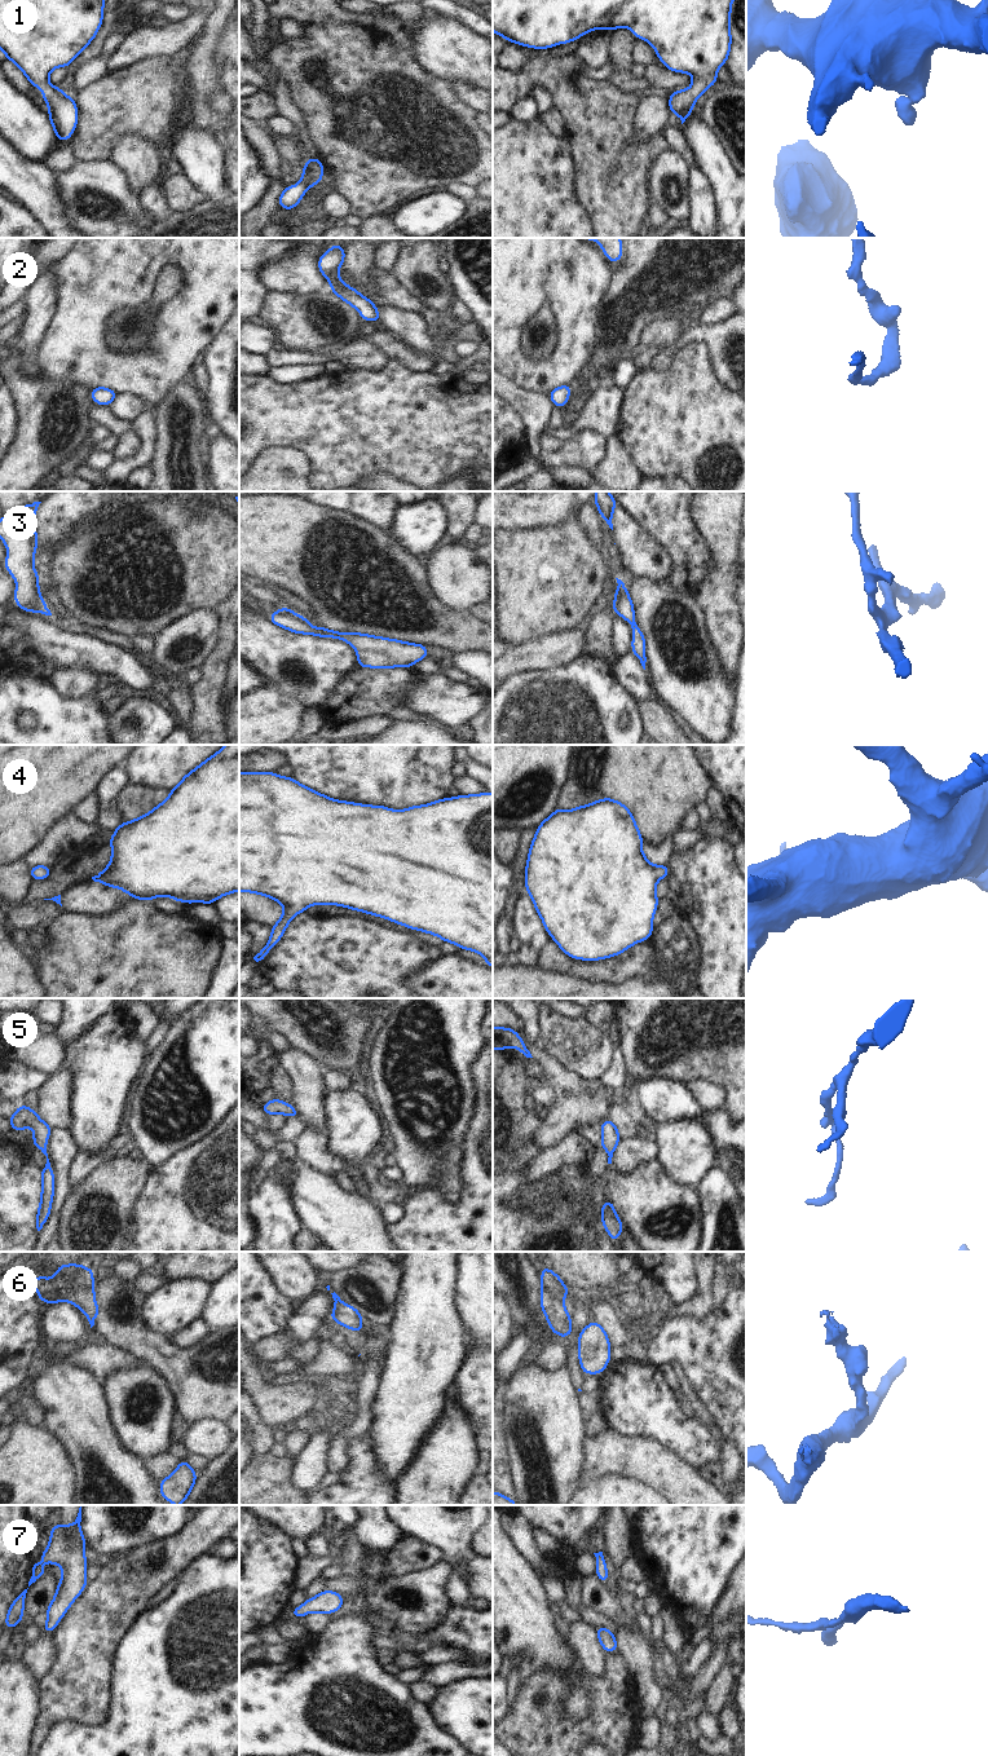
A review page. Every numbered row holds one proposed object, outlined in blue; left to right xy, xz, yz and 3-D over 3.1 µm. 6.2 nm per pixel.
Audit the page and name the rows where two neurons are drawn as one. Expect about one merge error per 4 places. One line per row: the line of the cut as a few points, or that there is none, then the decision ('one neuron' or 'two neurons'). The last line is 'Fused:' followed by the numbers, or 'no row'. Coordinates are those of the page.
1: no cut | one neuron
2: no cut | one neuron
3: no cut | one neuron
4: no cut | one neuron
5: no cut | one neuron
6: no cut | one neuron
7: no cut | one neuron
Fused: no row

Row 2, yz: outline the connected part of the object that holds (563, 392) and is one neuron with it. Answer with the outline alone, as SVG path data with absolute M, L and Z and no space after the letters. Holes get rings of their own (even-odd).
M561 385L555 389L552 389L548 396L551 401L557 406L559 409L566 406L568 397L573 388L570 385Z

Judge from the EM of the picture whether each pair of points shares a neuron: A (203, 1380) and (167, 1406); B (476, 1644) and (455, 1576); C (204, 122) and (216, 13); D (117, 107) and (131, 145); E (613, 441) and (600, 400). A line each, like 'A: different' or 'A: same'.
A: different
B: different
C: same
D: different
E: different

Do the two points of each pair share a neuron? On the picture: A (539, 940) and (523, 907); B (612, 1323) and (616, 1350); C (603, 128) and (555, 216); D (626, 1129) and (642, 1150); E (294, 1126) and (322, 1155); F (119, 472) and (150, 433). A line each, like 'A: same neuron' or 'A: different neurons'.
A: same neuron
B: same neuron
C: different neurons
D: different neurons
E: different neurons
F: same neuron

